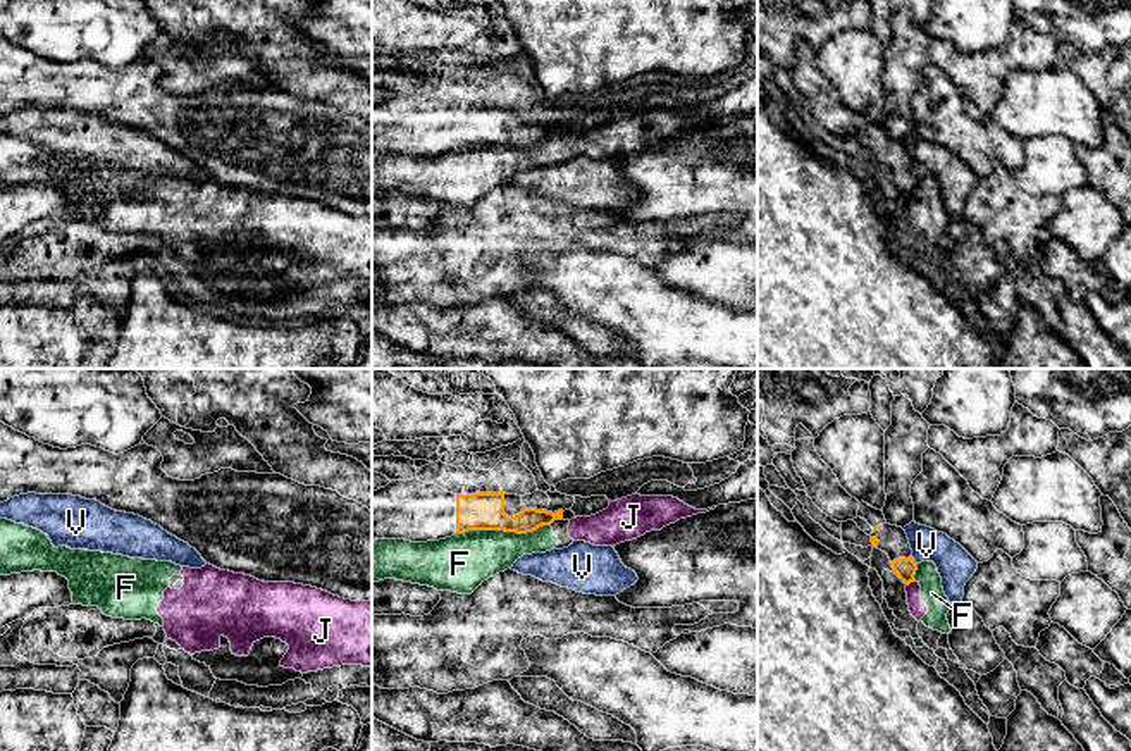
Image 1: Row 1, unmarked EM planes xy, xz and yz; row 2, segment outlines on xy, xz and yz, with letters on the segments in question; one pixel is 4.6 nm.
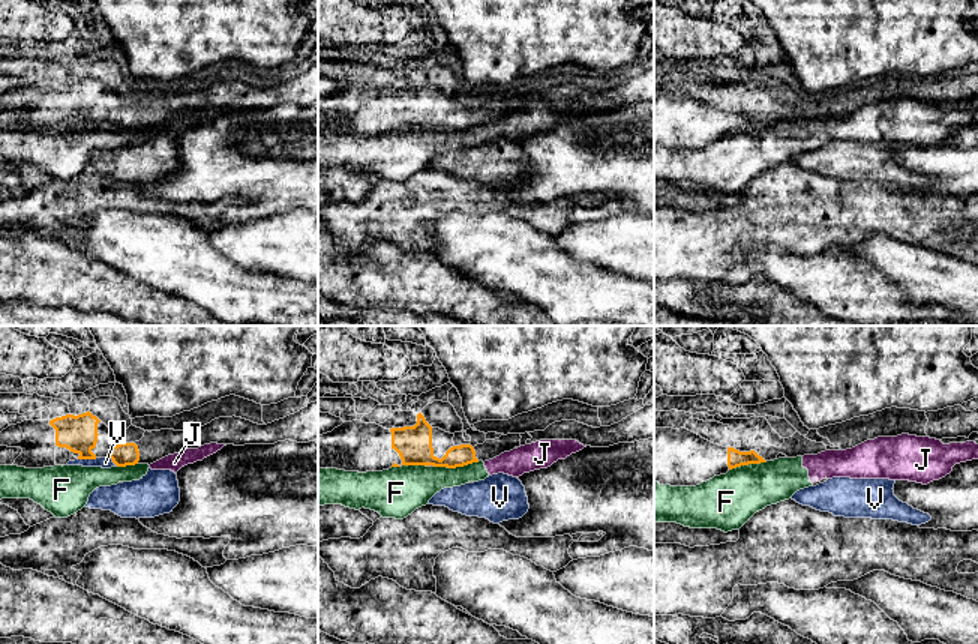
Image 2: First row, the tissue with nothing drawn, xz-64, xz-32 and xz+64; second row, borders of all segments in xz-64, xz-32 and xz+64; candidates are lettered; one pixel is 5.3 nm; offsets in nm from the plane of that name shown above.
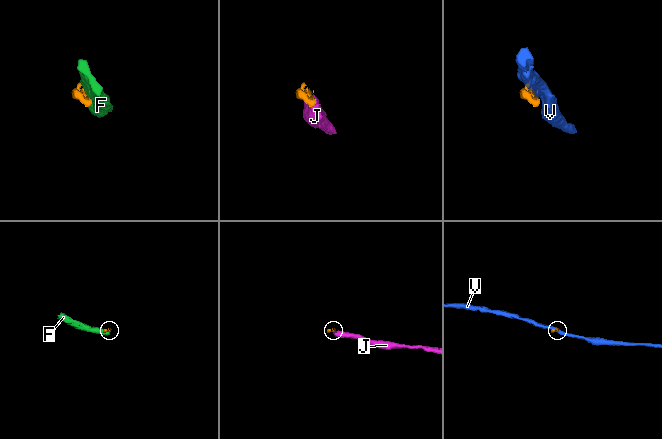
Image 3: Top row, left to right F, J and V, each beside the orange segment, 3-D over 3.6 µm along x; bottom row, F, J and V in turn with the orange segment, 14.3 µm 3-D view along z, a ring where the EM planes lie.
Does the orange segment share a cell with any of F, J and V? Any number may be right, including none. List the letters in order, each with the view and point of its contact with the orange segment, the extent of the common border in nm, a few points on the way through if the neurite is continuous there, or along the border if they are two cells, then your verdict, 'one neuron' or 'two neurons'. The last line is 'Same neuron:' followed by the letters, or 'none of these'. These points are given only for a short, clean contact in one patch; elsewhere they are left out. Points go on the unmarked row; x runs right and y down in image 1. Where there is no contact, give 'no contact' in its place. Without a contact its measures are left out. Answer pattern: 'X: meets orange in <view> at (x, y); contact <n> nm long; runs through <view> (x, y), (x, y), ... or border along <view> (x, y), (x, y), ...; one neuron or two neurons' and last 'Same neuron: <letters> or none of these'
F: meets orange in xz at (501, 143); contact 460 nm long; border along xz (550, 138), (525, 147), (465, 145), (455, 148); two neurons
J: meets orange in yz at (909, 197); contact 50 nm long; border along yz (914, 195), (906, 200); two neurons
V: meets orange in yz at (913, 174); contact 50 nm long; border along yz (911, 171), (916, 178); two neurons
Same neuron: none of these

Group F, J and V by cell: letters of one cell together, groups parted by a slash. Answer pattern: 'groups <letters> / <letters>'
groups F J / V

